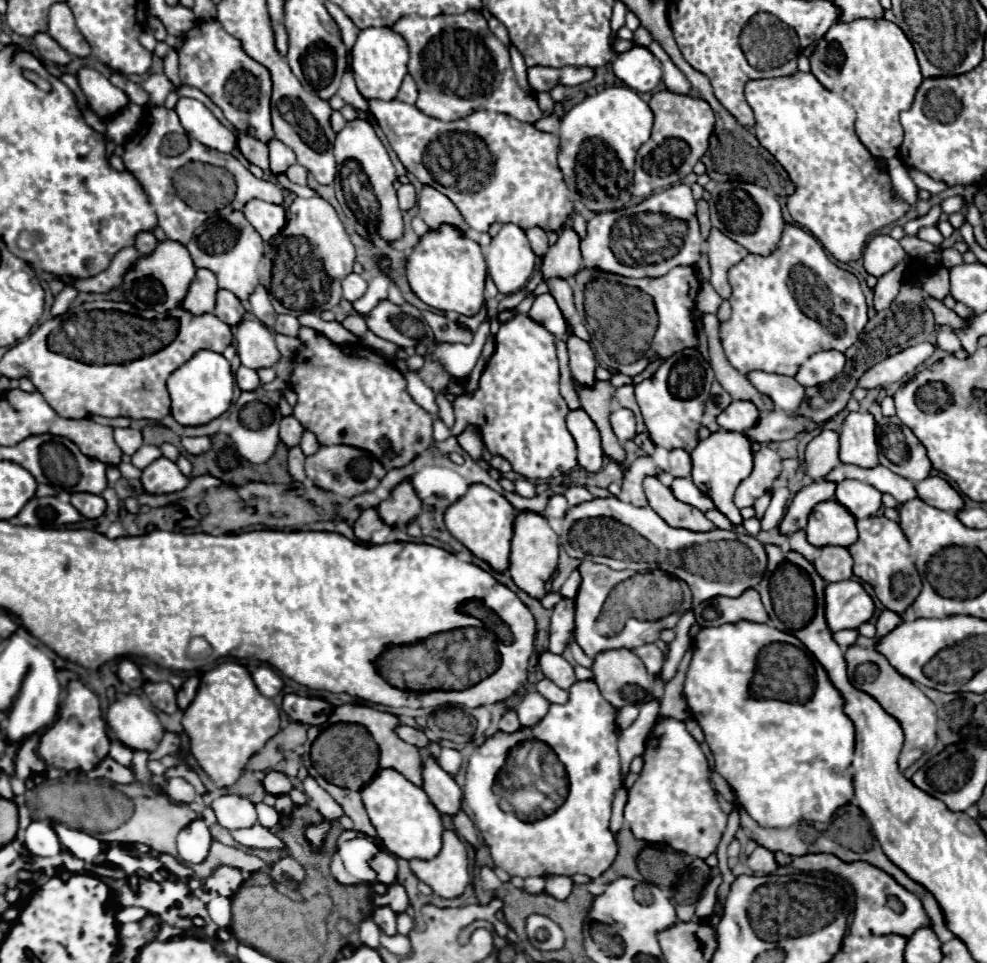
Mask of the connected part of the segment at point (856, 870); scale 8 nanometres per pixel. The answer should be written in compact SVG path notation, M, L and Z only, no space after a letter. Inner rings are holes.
M803 855L803 857L791 857L791 865L799 871L831 871L835 875L845 877L851 881L855 895L857 895L857 907L855 907L855 917L851 923L851 933L859 937L869 937L869 935L901 935L901 937L911 937L917 929L921 927L933 927L931 919L927 917L921 901L903 889L893 877L883 873L877 867L871 867L869 863L843 863L835 855ZM897 897L903 905L903 909L897 913L889 907L889 899Z

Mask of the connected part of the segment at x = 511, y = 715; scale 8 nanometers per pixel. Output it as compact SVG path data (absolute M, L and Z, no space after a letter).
M509 709L503 717L501 717L501 721L499 721L499 731L503 731L503 733L515 733L515 731L519 731L521 729L521 723L519 723L519 719L517 719L517 713L513 711L513 709Z

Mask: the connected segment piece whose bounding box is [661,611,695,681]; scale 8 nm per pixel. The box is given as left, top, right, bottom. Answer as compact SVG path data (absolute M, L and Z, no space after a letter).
M689 611L679 619L677 623L677 637L675 641L669 645L669 653L665 657L665 663L663 663L663 669L661 669L661 677L663 681L671 681L675 671L677 671L677 665L681 661L681 657L685 655L685 651L691 647L691 637L689 637L689 627L693 625L693 615L689 615Z

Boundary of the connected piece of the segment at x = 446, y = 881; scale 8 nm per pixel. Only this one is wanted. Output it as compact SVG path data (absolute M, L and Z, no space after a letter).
M453 831L443 833L443 849L433 859L411 859L411 871L427 883L435 895L453 899L463 895L469 885L467 849Z

